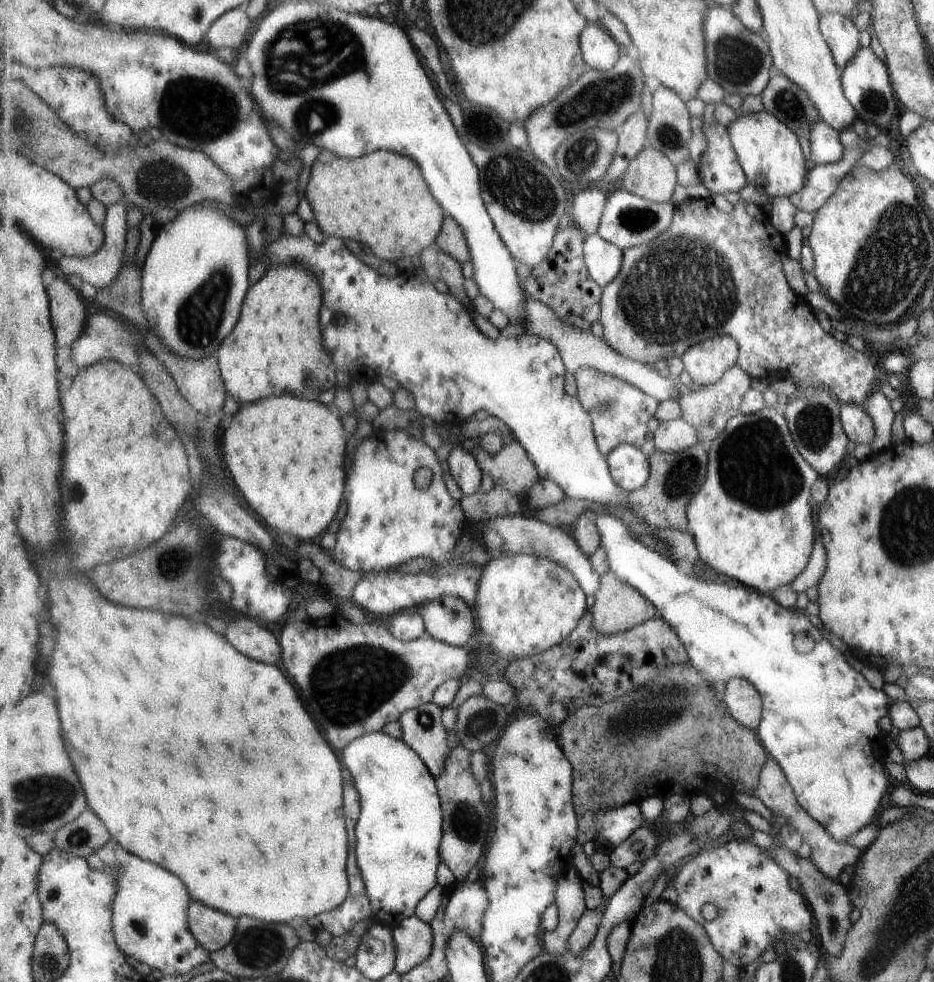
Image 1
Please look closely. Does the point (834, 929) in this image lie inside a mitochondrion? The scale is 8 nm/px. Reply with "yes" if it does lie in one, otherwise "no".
yes

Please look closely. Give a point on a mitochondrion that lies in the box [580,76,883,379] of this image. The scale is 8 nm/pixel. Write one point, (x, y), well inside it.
(708, 297)

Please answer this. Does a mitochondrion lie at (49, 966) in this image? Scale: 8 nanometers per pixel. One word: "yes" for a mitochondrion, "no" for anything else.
yes

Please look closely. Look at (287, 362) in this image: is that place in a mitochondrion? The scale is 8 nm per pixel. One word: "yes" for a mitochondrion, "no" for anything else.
no

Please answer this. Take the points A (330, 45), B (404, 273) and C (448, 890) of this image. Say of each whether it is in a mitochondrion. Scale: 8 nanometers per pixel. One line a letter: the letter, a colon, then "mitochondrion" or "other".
A: mitochondrion
B: other
C: other

